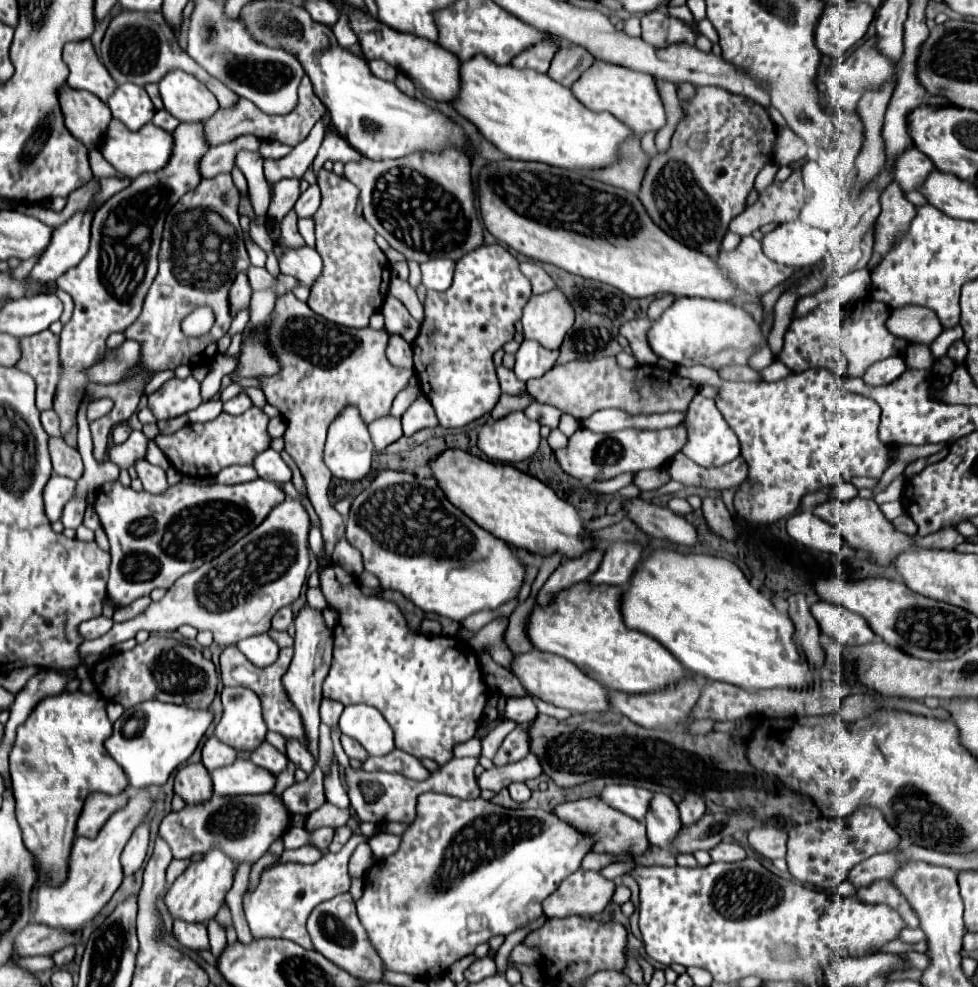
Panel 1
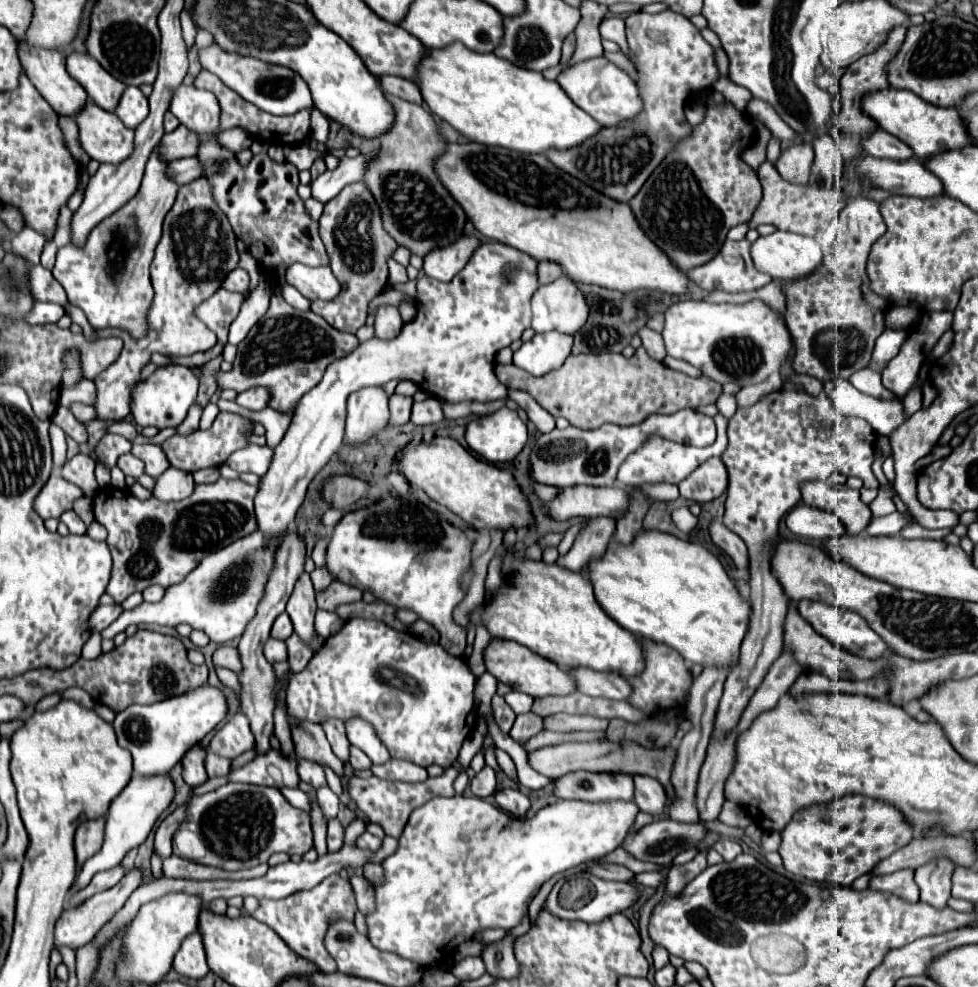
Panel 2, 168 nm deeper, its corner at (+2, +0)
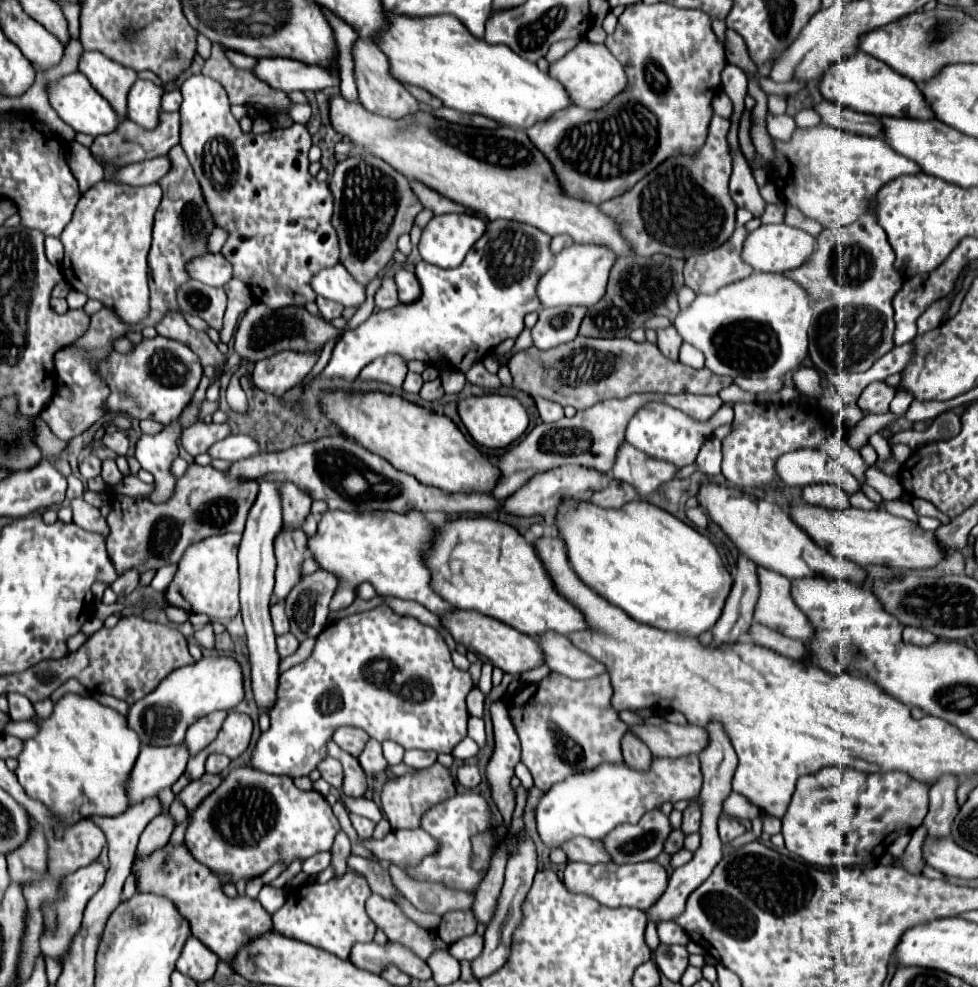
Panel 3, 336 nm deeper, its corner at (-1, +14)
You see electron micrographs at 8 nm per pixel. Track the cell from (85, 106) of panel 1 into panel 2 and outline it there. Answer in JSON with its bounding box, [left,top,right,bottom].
[19,48,87,116]

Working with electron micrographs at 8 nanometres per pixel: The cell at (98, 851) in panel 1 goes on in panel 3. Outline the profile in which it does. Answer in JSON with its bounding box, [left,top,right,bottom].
[126,744,188,806]

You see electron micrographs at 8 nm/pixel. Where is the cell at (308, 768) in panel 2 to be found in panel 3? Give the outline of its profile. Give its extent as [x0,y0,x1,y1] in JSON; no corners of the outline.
[318,758,344,788]

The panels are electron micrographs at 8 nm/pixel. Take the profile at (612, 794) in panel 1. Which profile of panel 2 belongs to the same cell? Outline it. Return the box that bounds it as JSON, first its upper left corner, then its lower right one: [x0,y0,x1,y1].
[553,772,633,800]

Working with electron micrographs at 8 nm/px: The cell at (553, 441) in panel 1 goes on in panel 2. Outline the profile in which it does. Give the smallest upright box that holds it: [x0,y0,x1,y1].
[509,390,555,432]

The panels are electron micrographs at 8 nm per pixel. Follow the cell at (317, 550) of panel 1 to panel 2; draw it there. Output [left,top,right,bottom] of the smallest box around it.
[219,402,291,448]

